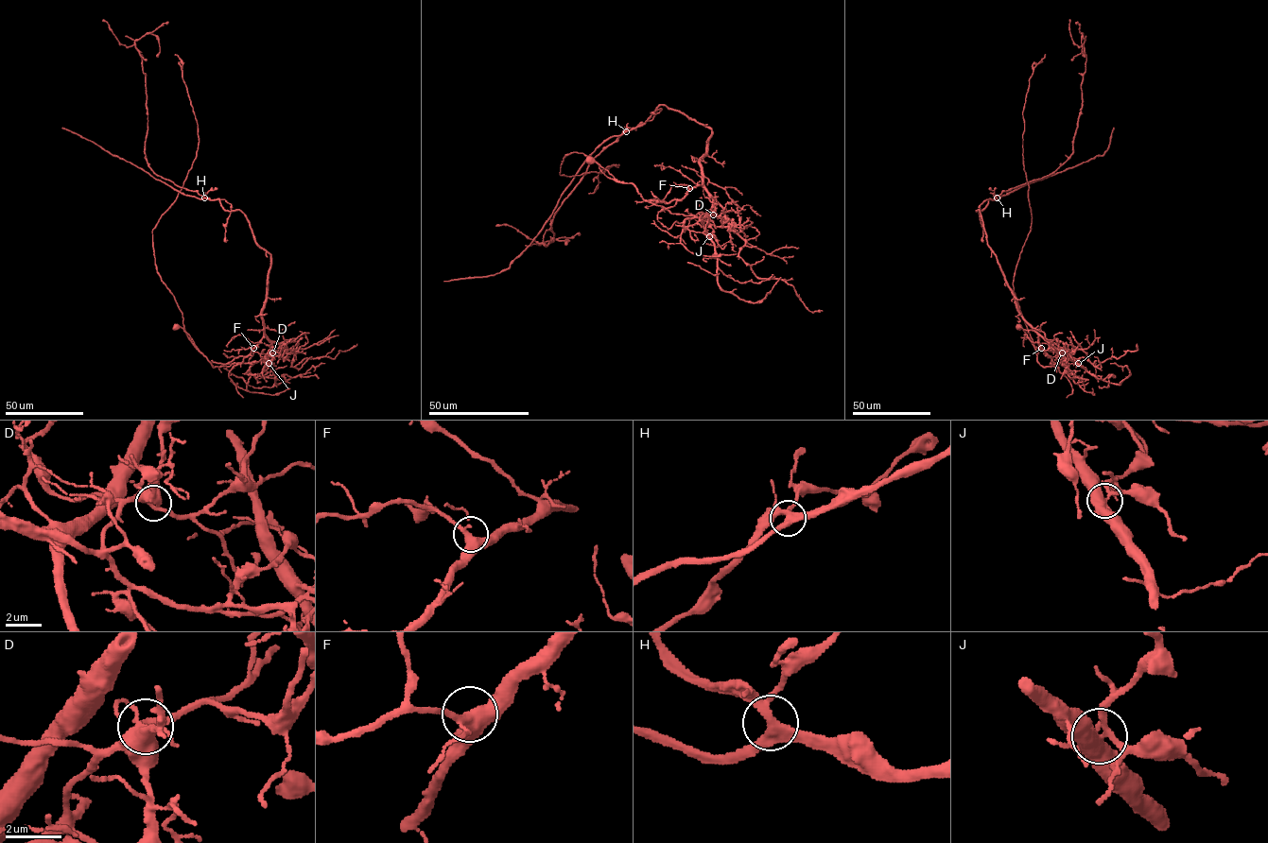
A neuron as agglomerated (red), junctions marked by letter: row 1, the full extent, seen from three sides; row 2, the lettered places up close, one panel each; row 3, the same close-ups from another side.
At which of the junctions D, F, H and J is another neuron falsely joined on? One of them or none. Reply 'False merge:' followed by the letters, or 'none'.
False merge: J

